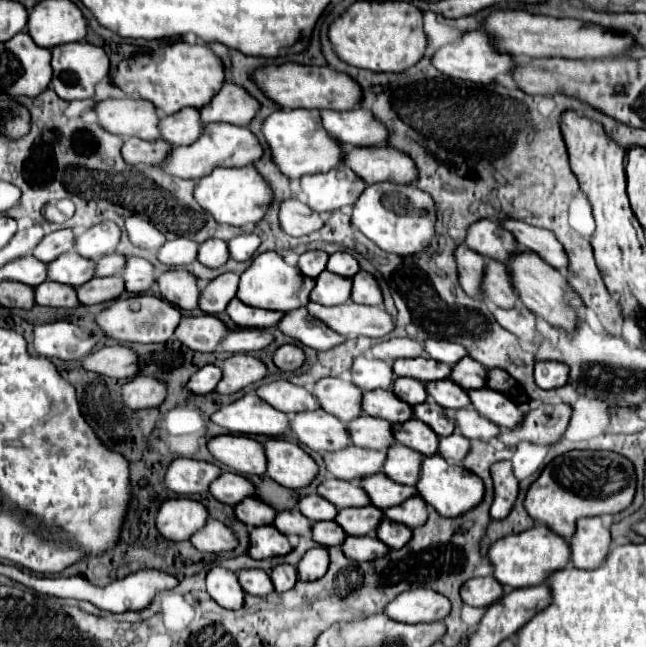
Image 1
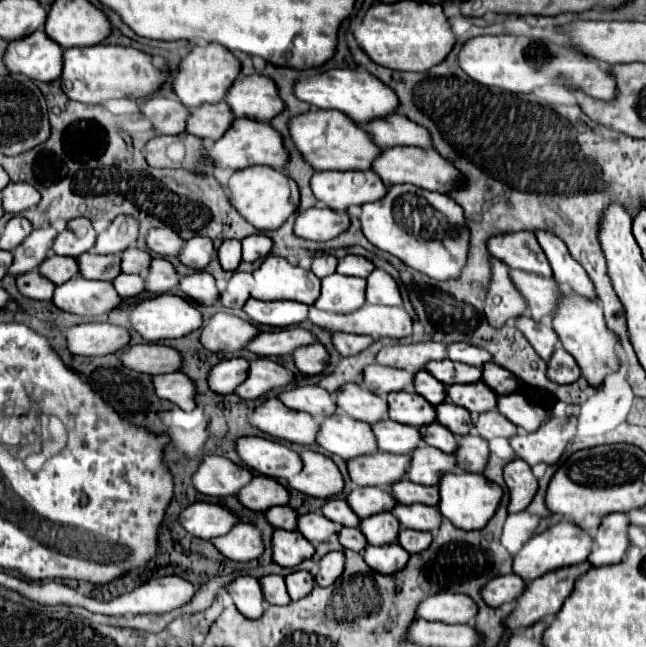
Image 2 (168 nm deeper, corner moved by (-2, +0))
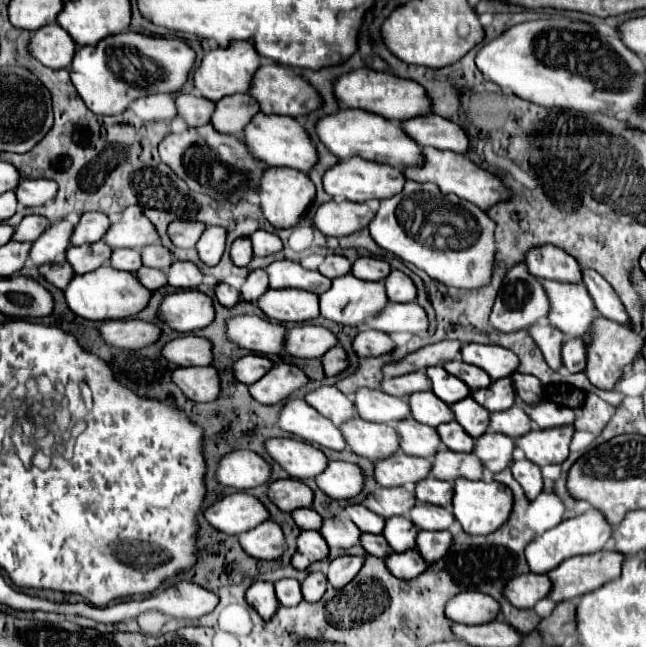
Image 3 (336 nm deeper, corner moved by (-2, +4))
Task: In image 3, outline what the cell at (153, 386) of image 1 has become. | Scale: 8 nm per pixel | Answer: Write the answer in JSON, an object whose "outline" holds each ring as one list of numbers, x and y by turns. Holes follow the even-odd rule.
{"outline":[[213,365,207,367,179,367,173,381,193,401,215,401,221,395,221,379]]}

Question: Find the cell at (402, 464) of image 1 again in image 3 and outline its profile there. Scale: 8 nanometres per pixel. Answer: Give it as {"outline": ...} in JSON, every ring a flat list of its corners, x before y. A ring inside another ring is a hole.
{"outline":[[441,447,437,451,437,455,433,457,433,469,431,469,431,477,441,479,441,481,449,481,453,483,453,479,481,479,483,475,481,461,477,459,477,455,473,453,455,453,449,451,447,447]]}

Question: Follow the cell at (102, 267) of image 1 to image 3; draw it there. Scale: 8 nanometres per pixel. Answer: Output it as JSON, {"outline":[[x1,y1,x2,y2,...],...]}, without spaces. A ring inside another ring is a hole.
{"outline":[[163,245,145,247,141,257,143,257,145,267,157,267,157,269,163,269,163,271,167,271,169,263,173,263,173,253]]}

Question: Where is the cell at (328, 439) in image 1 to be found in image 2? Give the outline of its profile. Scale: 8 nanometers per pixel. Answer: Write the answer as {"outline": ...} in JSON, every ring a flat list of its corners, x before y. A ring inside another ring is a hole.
{"outline":[[345,413,325,417,317,431,315,443,343,459,353,459,377,451,371,425,349,419]]}

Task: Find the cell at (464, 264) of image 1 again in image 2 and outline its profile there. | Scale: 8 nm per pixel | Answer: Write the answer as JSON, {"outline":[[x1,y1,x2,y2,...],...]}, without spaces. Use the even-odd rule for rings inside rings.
{"outline":[[491,257,491,283,485,297,485,315,493,327,505,325,507,319,515,319,525,313,527,301,519,295,509,279,509,267]]}

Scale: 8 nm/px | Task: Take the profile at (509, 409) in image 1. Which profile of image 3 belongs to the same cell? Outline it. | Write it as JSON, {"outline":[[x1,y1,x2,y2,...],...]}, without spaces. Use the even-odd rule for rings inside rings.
{"outline":[[517,399,517,405,527,411,527,415,541,427,541,429,551,429,551,427,563,427,563,425,573,425,575,423,575,411,567,407,559,407,555,403,539,403,539,405,527,405,521,399]]}

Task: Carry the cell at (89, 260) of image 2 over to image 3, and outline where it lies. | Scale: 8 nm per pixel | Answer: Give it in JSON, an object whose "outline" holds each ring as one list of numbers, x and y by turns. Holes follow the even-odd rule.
{"outline":[[115,249,111,255,111,265,123,271,137,271,139,267,143,267,141,253,135,249]]}

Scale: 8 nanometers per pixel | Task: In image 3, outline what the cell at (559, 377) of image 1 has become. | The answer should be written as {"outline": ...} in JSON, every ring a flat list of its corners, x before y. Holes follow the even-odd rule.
{"outline":[[581,337,567,339,563,345,563,365,571,373,585,371,585,341]]}

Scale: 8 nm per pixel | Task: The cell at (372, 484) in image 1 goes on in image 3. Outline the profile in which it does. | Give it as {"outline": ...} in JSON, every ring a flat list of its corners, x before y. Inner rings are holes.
{"outline":[[425,479,417,483,415,487,415,497,419,501,439,505,439,507,449,507,449,495,453,495,453,483,449,481,439,481,439,479]]}

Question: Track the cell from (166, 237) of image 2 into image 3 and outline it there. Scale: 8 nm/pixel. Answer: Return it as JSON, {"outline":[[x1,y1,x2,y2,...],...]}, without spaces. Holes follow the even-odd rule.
{"outline":[[173,221,169,225,169,237,177,247,195,247,203,231,205,231,205,223,197,223,197,221]]}

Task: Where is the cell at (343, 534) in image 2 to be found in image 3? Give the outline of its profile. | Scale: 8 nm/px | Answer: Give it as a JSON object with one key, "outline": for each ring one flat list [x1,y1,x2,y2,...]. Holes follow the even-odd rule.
{"outline":[[363,533,361,535,361,545,365,547,365,551,369,555,375,555,375,557,381,557,385,559,385,555,389,555,391,547,385,543,383,535,369,535,369,533]]}

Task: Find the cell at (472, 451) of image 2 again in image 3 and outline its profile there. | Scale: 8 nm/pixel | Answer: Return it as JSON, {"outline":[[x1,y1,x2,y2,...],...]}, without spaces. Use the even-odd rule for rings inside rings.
{"outline":[[487,431,479,439,475,439,475,451,473,453,483,461,483,465,489,471,499,473,505,467,511,467,513,449,515,449,515,441,511,437,499,435,495,431]]}

